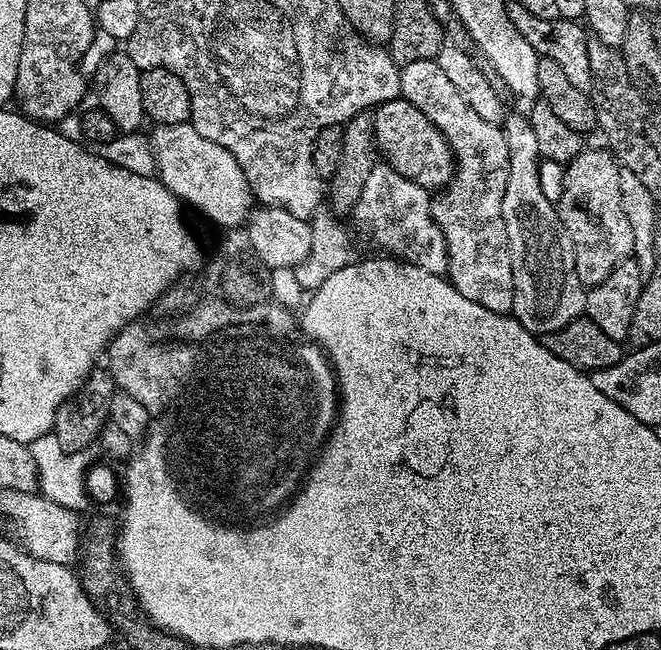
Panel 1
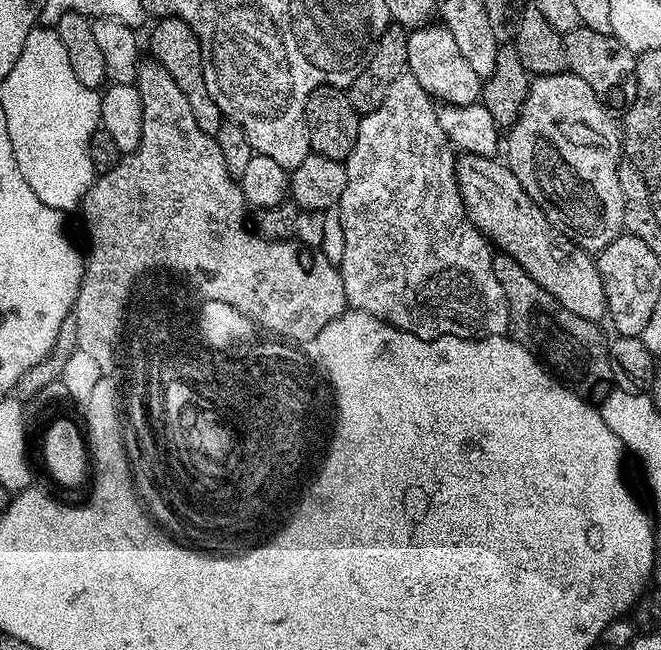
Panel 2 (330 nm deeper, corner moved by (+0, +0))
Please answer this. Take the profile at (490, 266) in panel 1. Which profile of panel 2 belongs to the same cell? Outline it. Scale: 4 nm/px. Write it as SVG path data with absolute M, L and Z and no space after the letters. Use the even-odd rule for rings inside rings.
M433 22L427 28L413 28L408 34L408 71L418 78L418 86L426 90L433 101L453 104L454 106L466 106L477 103L482 96L482 78L474 74L470 62L462 58L462 50L454 42L454 34L444 27L443 23Z

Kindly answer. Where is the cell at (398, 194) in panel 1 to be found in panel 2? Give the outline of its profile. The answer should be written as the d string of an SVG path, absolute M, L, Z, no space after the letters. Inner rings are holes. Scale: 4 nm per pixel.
M406 71L390 86L390 91L387 92L382 106L378 106L378 110L361 115L358 142L354 142L354 150L344 164L346 190L342 190L339 202L342 230L345 231L345 254L338 267L346 298L353 309L376 316L380 320L385 320L387 324L393 324L396 328L420 336L424 340L433 340L439 336L502 336L508 332L508 303L506 294L502 294L502 285L499 284L498 278L494 278L494 252L482 233L468 219L468 212L464 208L456 181L454 149L449 144L446 134L442 134L442 126L438 126L436 109L432 97L426 90L422 90L422 86L418 86L418 78L414 78L412 72Z

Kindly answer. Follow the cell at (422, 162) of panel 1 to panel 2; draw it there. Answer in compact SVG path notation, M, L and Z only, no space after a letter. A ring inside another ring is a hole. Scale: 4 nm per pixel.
M460 152L456 156L456 181L464 208L468 212L468 219L482 233L489 245L495 246L503 255L514 258L514 262L518 262L518 266L522 266L522 270L526 270L526 274L530 274L530 278L534 278L534 282L538 282L542 290L554 294L554 298L558 298L558 302L562 302L566 310L578 314L578 318L603 321L607 317L608 307L593 253L578 247L570 237L562 235L550 222L550 218L542 214L542 210L530 198L530 194L526 194L522 182L518 182L507 163L500 161L499 164L498 161L499 159L490 156L479 156L469 152Z

